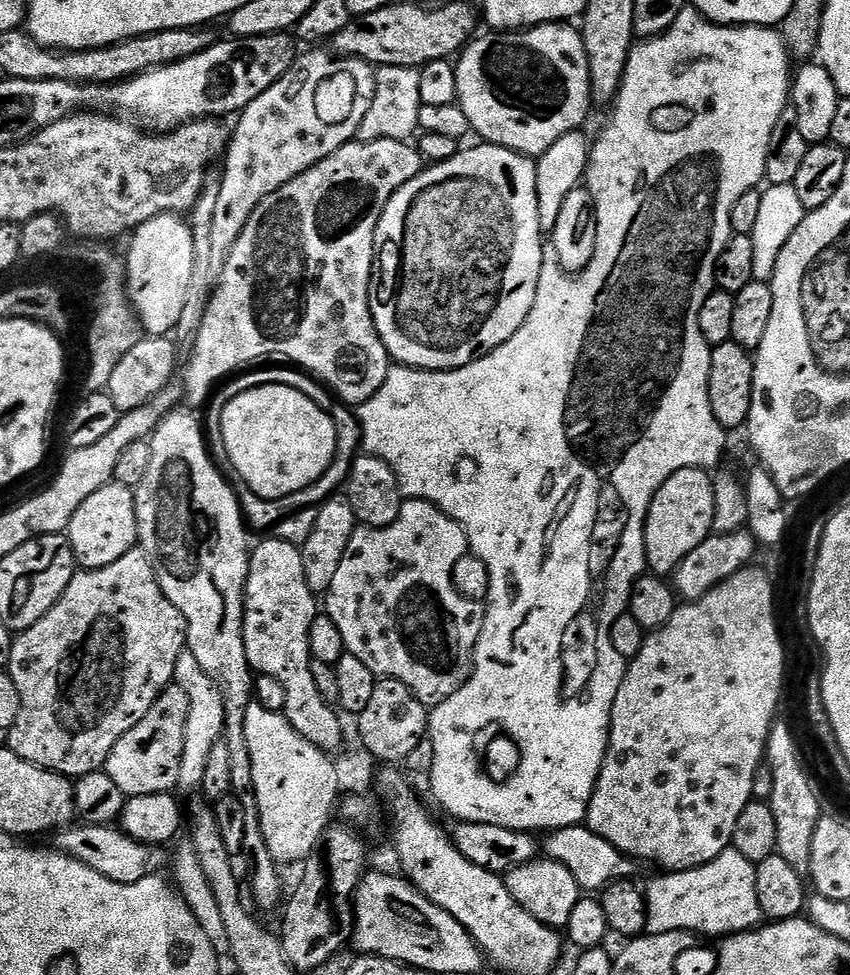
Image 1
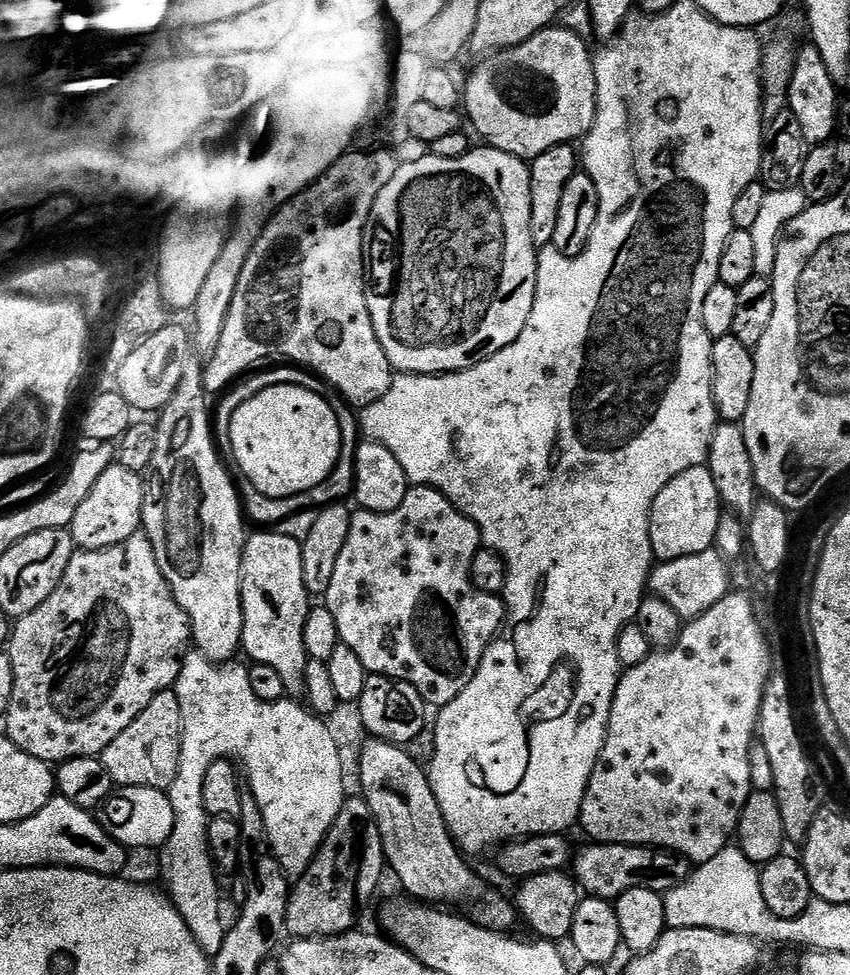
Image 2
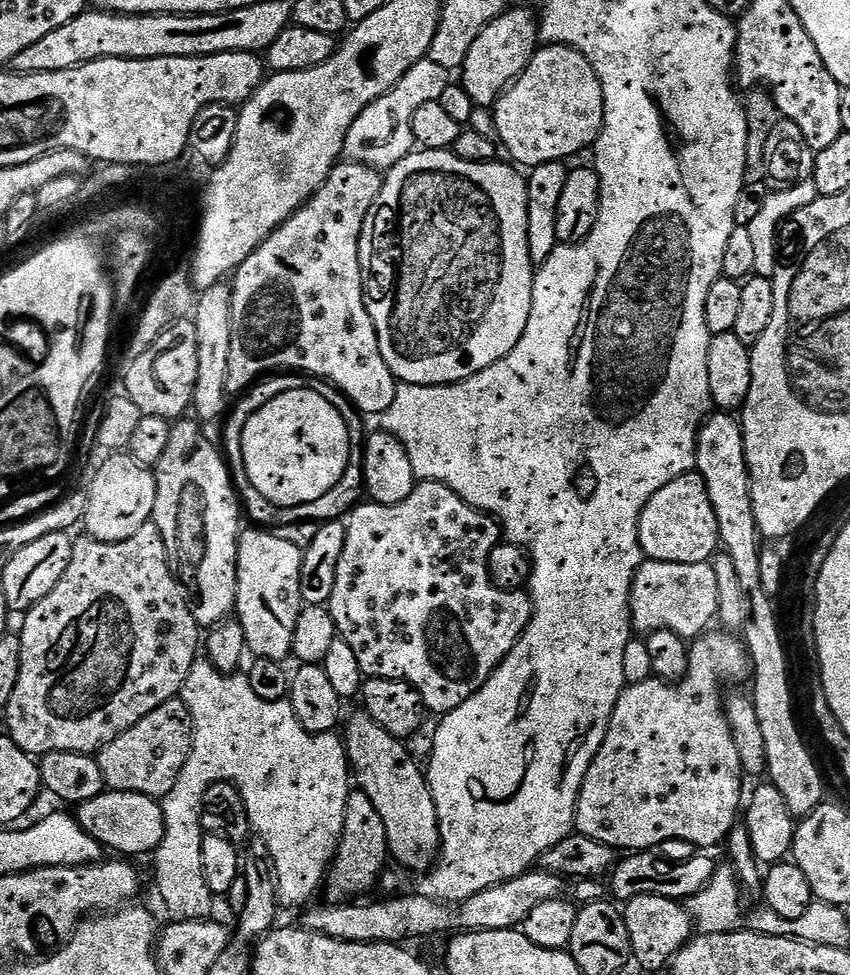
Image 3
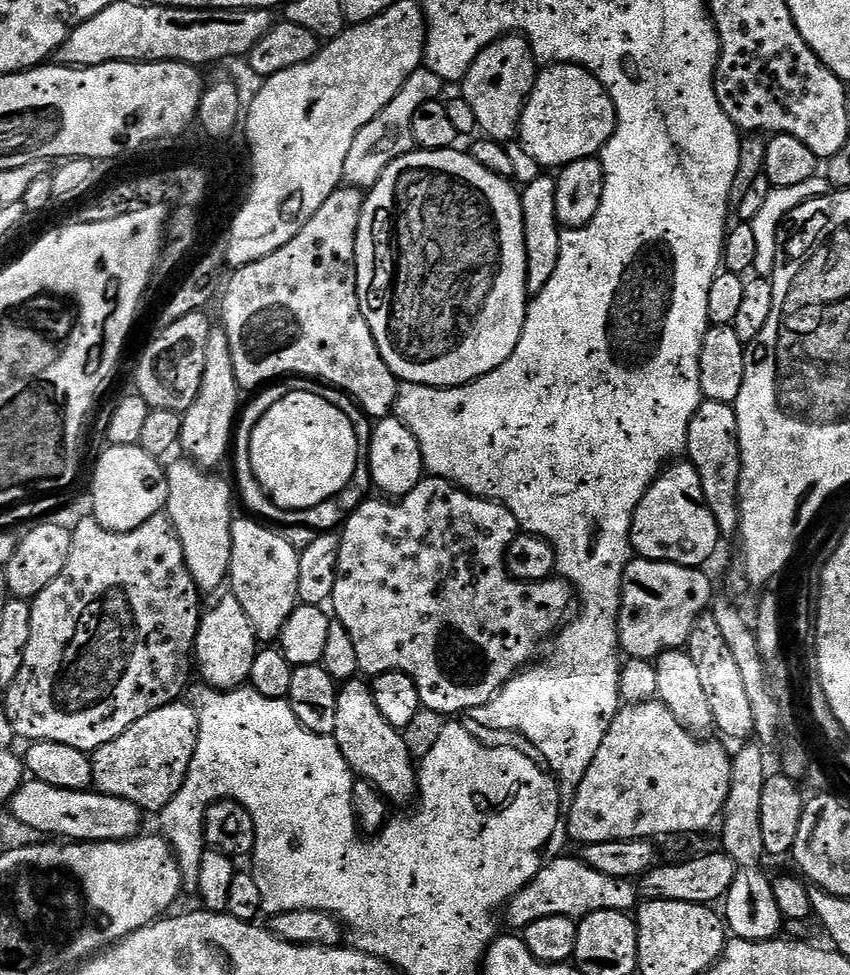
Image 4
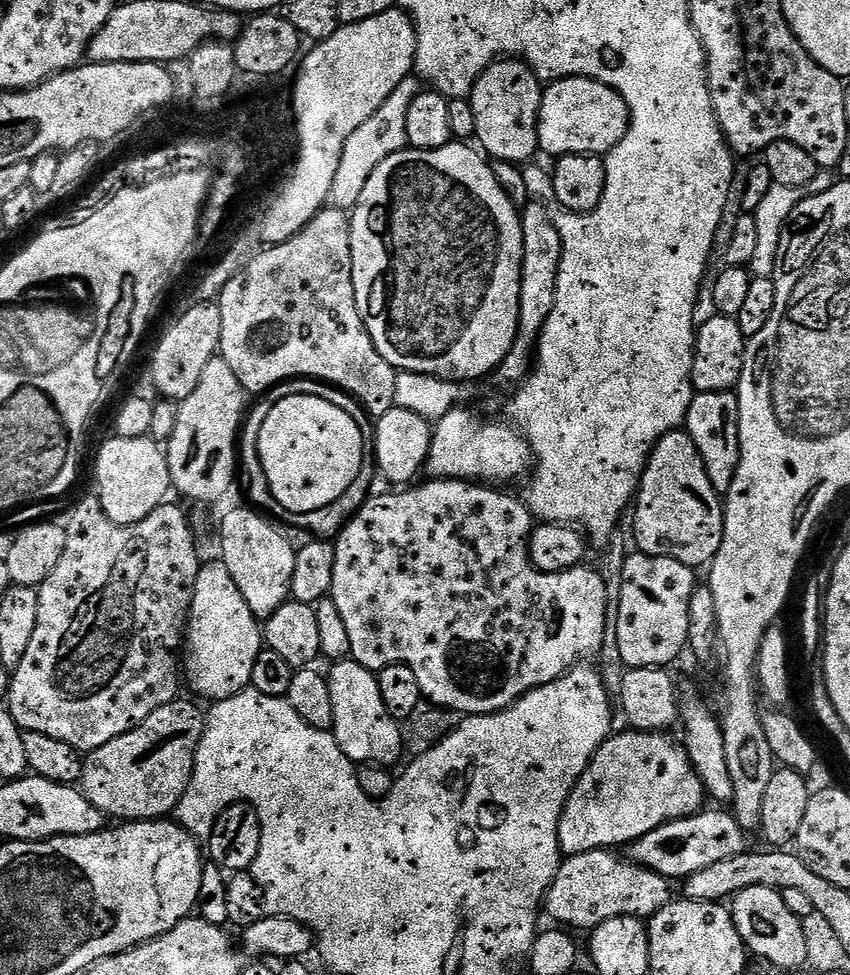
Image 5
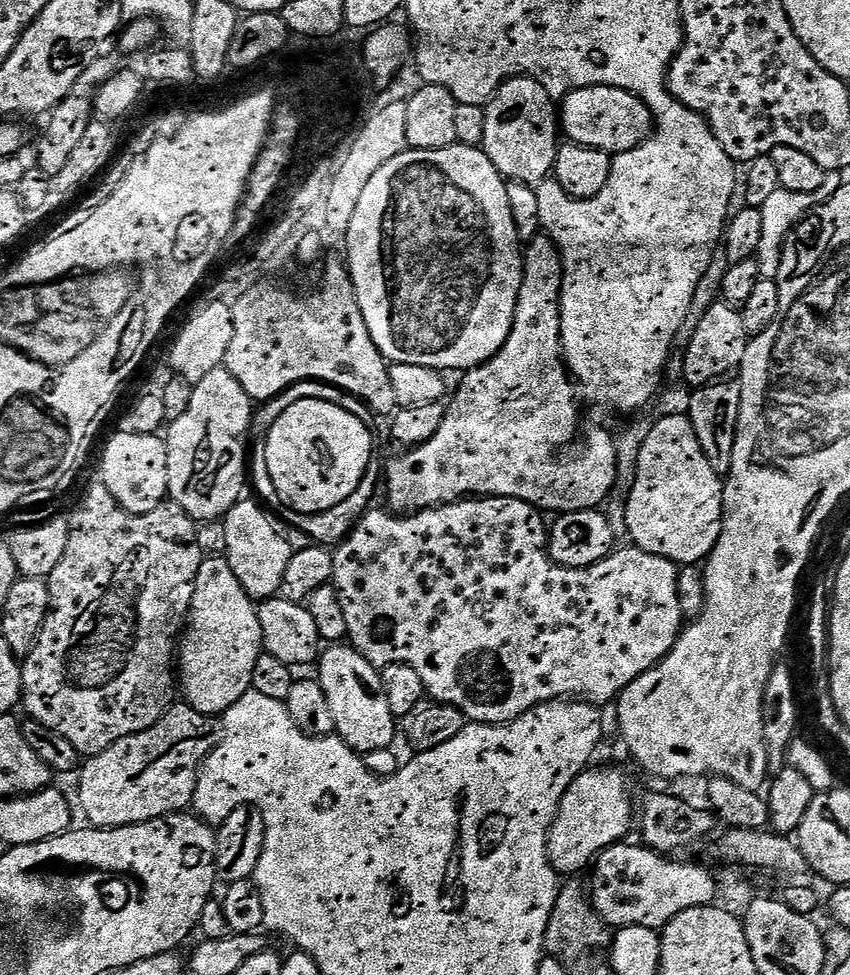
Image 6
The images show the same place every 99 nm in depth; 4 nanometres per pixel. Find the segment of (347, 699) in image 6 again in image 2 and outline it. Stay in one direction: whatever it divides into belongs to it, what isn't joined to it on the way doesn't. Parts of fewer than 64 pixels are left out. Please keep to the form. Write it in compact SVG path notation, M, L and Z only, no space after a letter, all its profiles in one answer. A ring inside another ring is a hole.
M375 738L367 741L369 744L365 746L360 752L360 788L365 802L370 806L370 810L374 814L374 822L378 822L378 830L382 834L382 846L384 847L384 858L387 867L396 875L396 880L409 892L409 897L415 898L420 902L431 902L433 905L440 906L443 900L448 904L468 904L471 900L480 900L484 896L484 884L476 877L476 872L467 864L469 861L465 859L459 848L456 847L456 842L452 838L451 830L446 826L446 822L442 818L442 810L438 806L438 798L434 798L434 790L430 786L428 781L428 773L425 765L414 762L413 758L410 758L407 754L407 750L404 746L399 744L391 744L385 740L377 740Z

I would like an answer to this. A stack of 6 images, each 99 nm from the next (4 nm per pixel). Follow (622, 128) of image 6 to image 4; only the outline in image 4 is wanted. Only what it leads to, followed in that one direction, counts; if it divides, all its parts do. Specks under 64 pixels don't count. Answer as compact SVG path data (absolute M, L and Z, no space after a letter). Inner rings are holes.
M554 64L545 67L543 71L537 75L536 85L532 88L532 93L528 95L528 100L524 103L524 113L520 119L520 130L518 133L518 144L524 147L524 152L533 160L536 164L541 164L541 169L552 170L548 168L553 168L553 170L559 170L564 168L570 162L578 162L579 160L590 160L599 157L600 151L606 146L606 142L614 134L616 129L616 107L614 102L610 98L610 94L601 86L600 80L596 76L590 75L585 68L579 68L577 64Z

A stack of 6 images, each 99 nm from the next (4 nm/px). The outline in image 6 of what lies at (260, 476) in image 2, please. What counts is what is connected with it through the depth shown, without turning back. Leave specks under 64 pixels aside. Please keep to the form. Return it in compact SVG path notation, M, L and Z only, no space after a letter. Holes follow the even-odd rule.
M299 400L294 402L268 429L263 437L264 461L270 470L274 490L284 491L284 499L296 504L303 511L320 510L322 506L335 504L341 498L350 498L358 486L365 483L368 463L372 460L372 436L367 423L342 407L326 400Z

